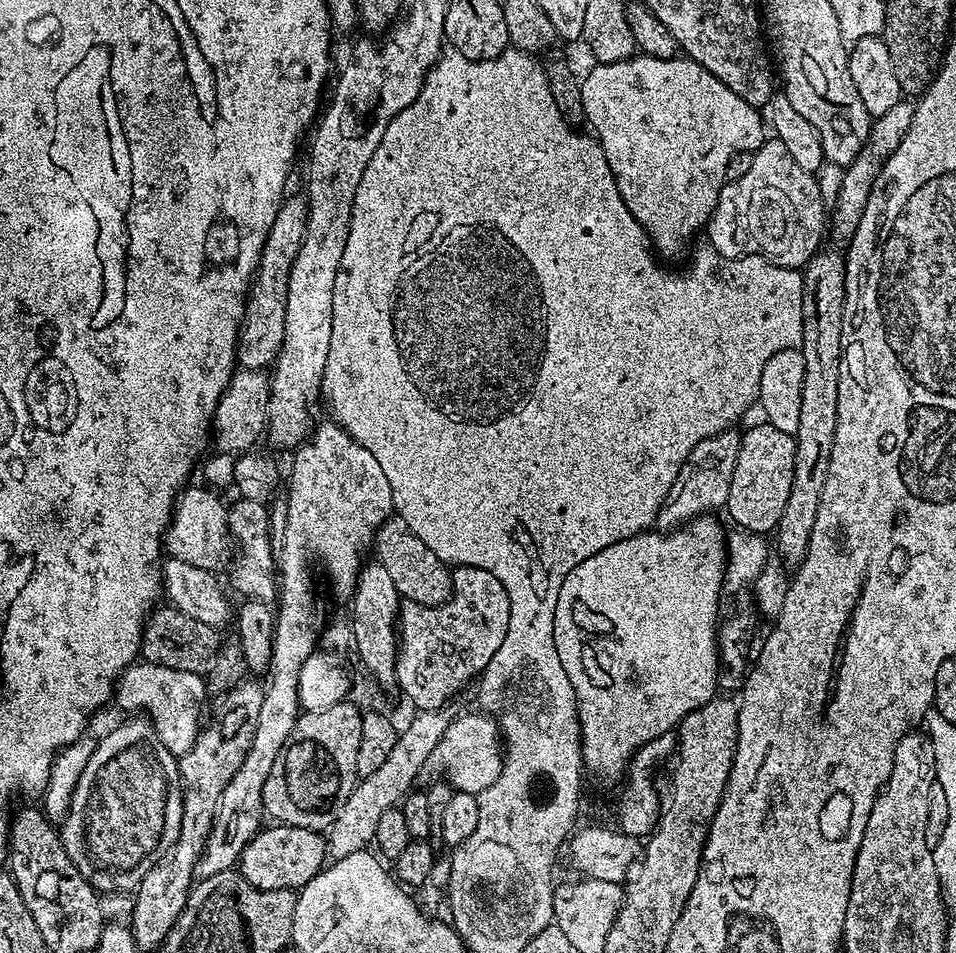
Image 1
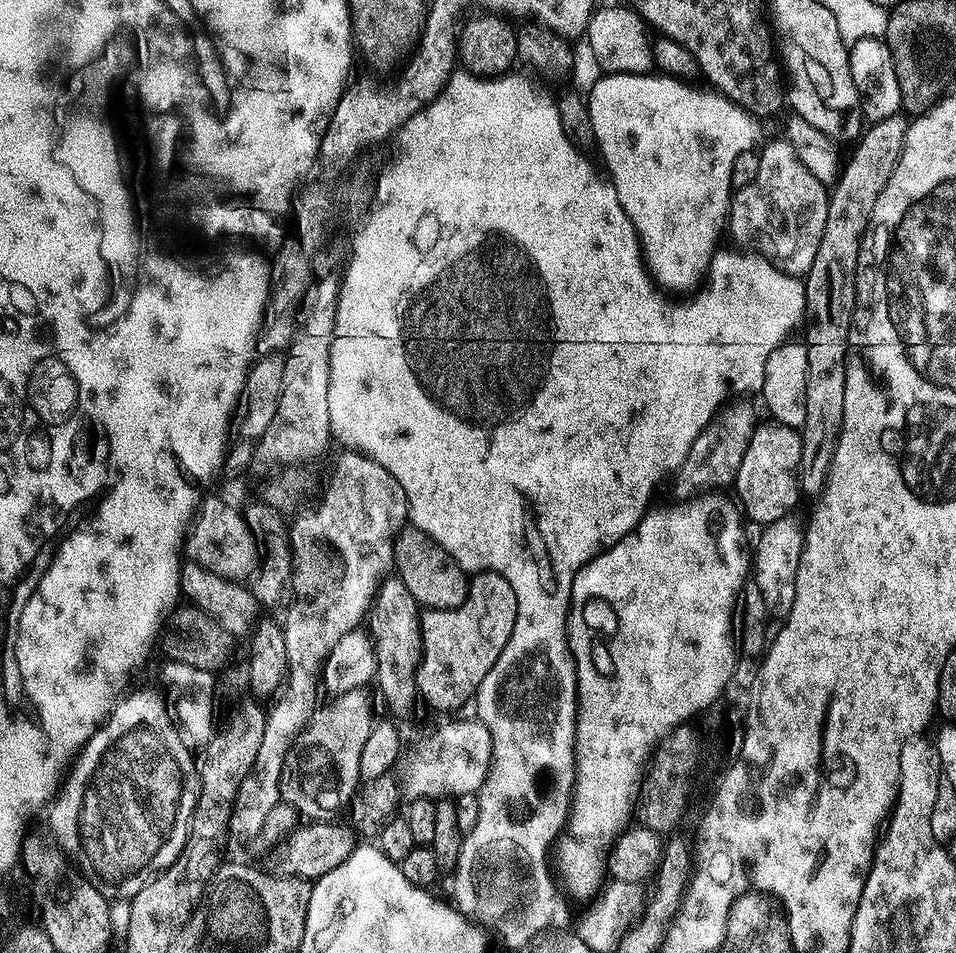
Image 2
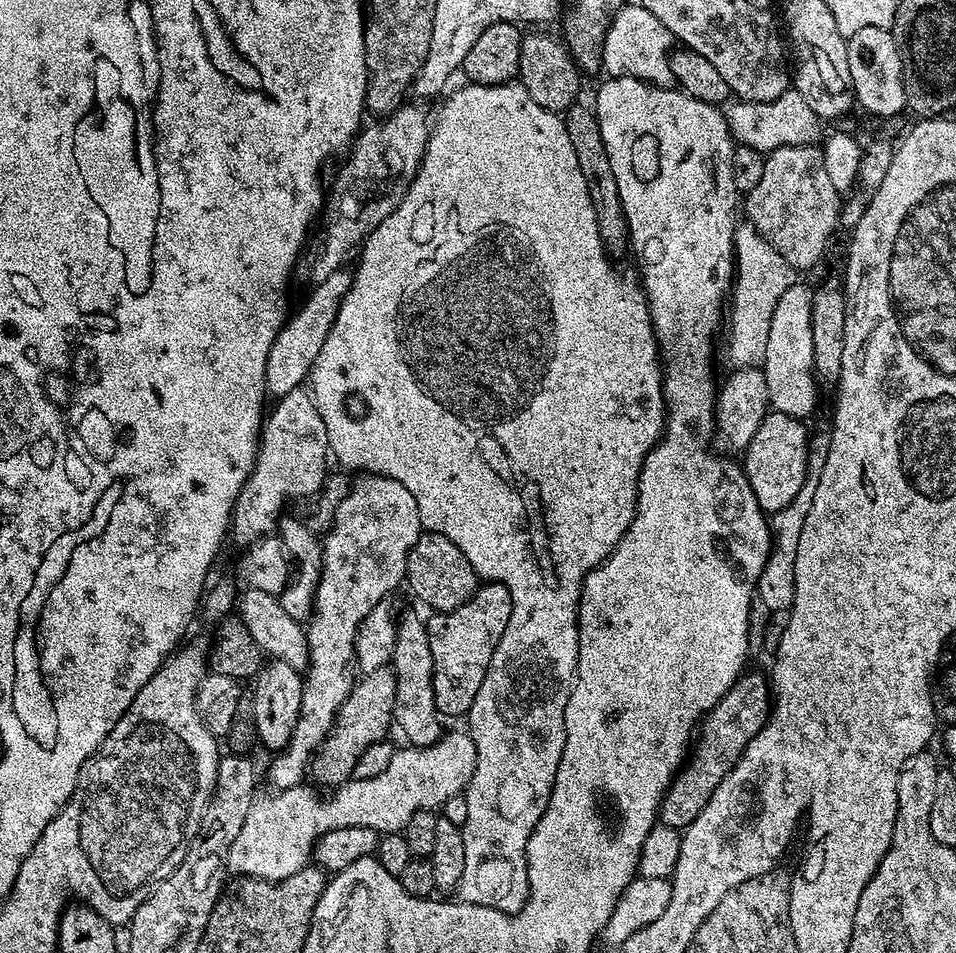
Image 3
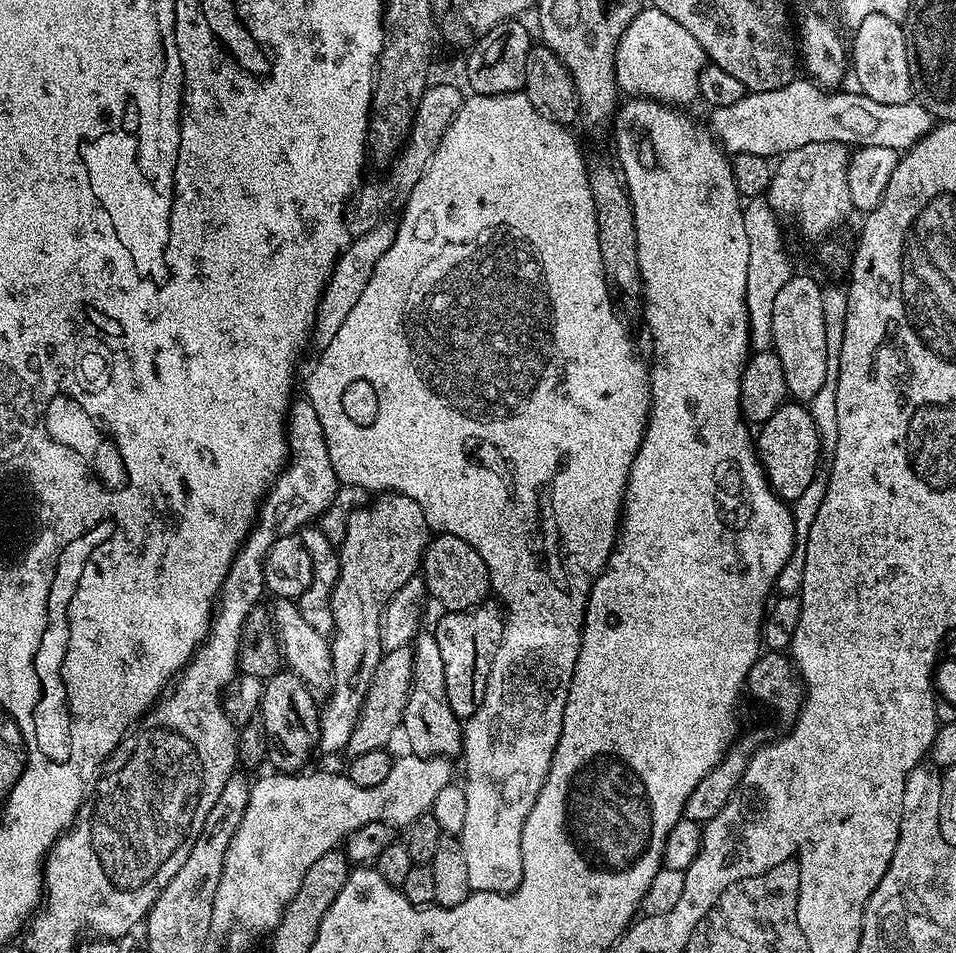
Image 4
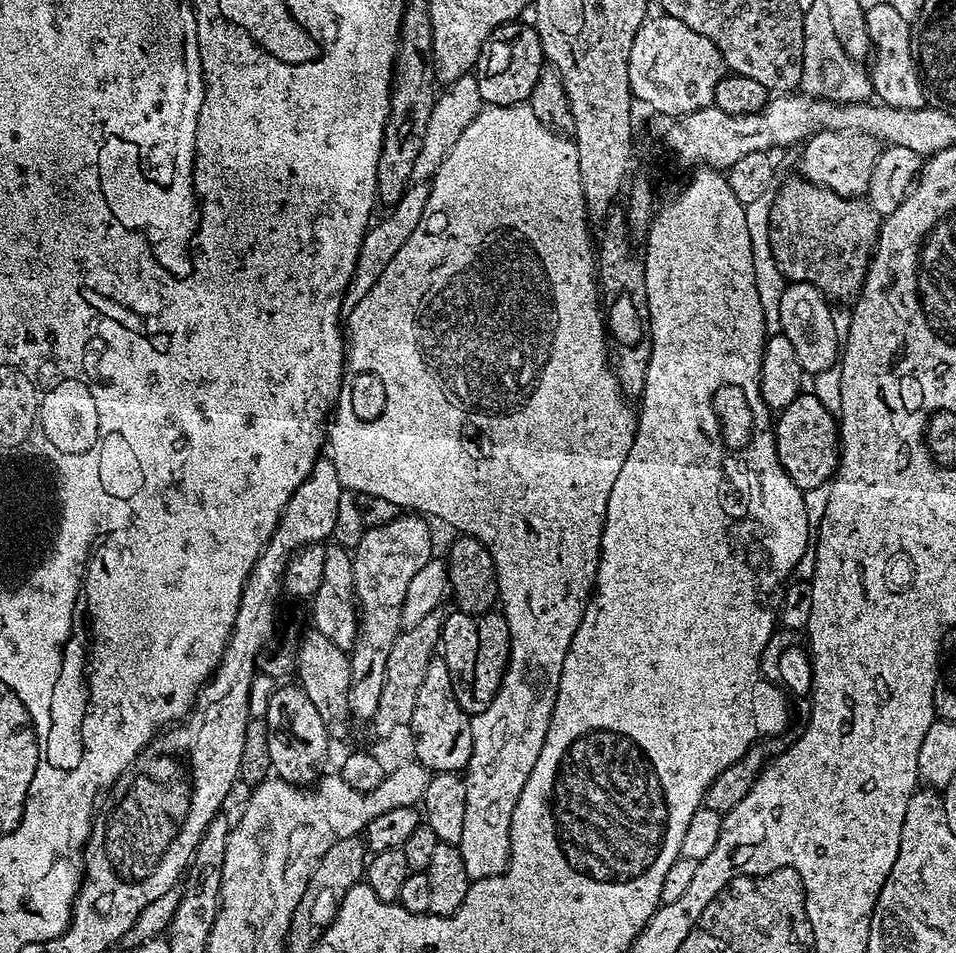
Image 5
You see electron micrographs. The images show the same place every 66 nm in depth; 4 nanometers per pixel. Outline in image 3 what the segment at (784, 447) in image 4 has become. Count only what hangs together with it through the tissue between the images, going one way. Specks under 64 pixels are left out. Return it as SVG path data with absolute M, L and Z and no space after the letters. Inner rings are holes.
M769 410L762 418L758 430L754 430L754 438L750 438L748 447L743 449L742 467L748 475L748 481L754 490L754 496L758 498L760 508L766 514L773 514L790 506L798 490L802 490L807 476L810 441L810 432L807 432L804 426L804 420Z

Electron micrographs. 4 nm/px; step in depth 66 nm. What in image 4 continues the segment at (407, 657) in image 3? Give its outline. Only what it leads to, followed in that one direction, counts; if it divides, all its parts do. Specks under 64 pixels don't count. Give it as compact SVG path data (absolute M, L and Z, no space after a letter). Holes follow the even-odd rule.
M420 630L411 650L412 685L402 721L402 733L408 739L407 751L414 756L459 757L464 747L464 729L460 717L450 710L450 702L446 698L446 674L435 635L431 631Z

